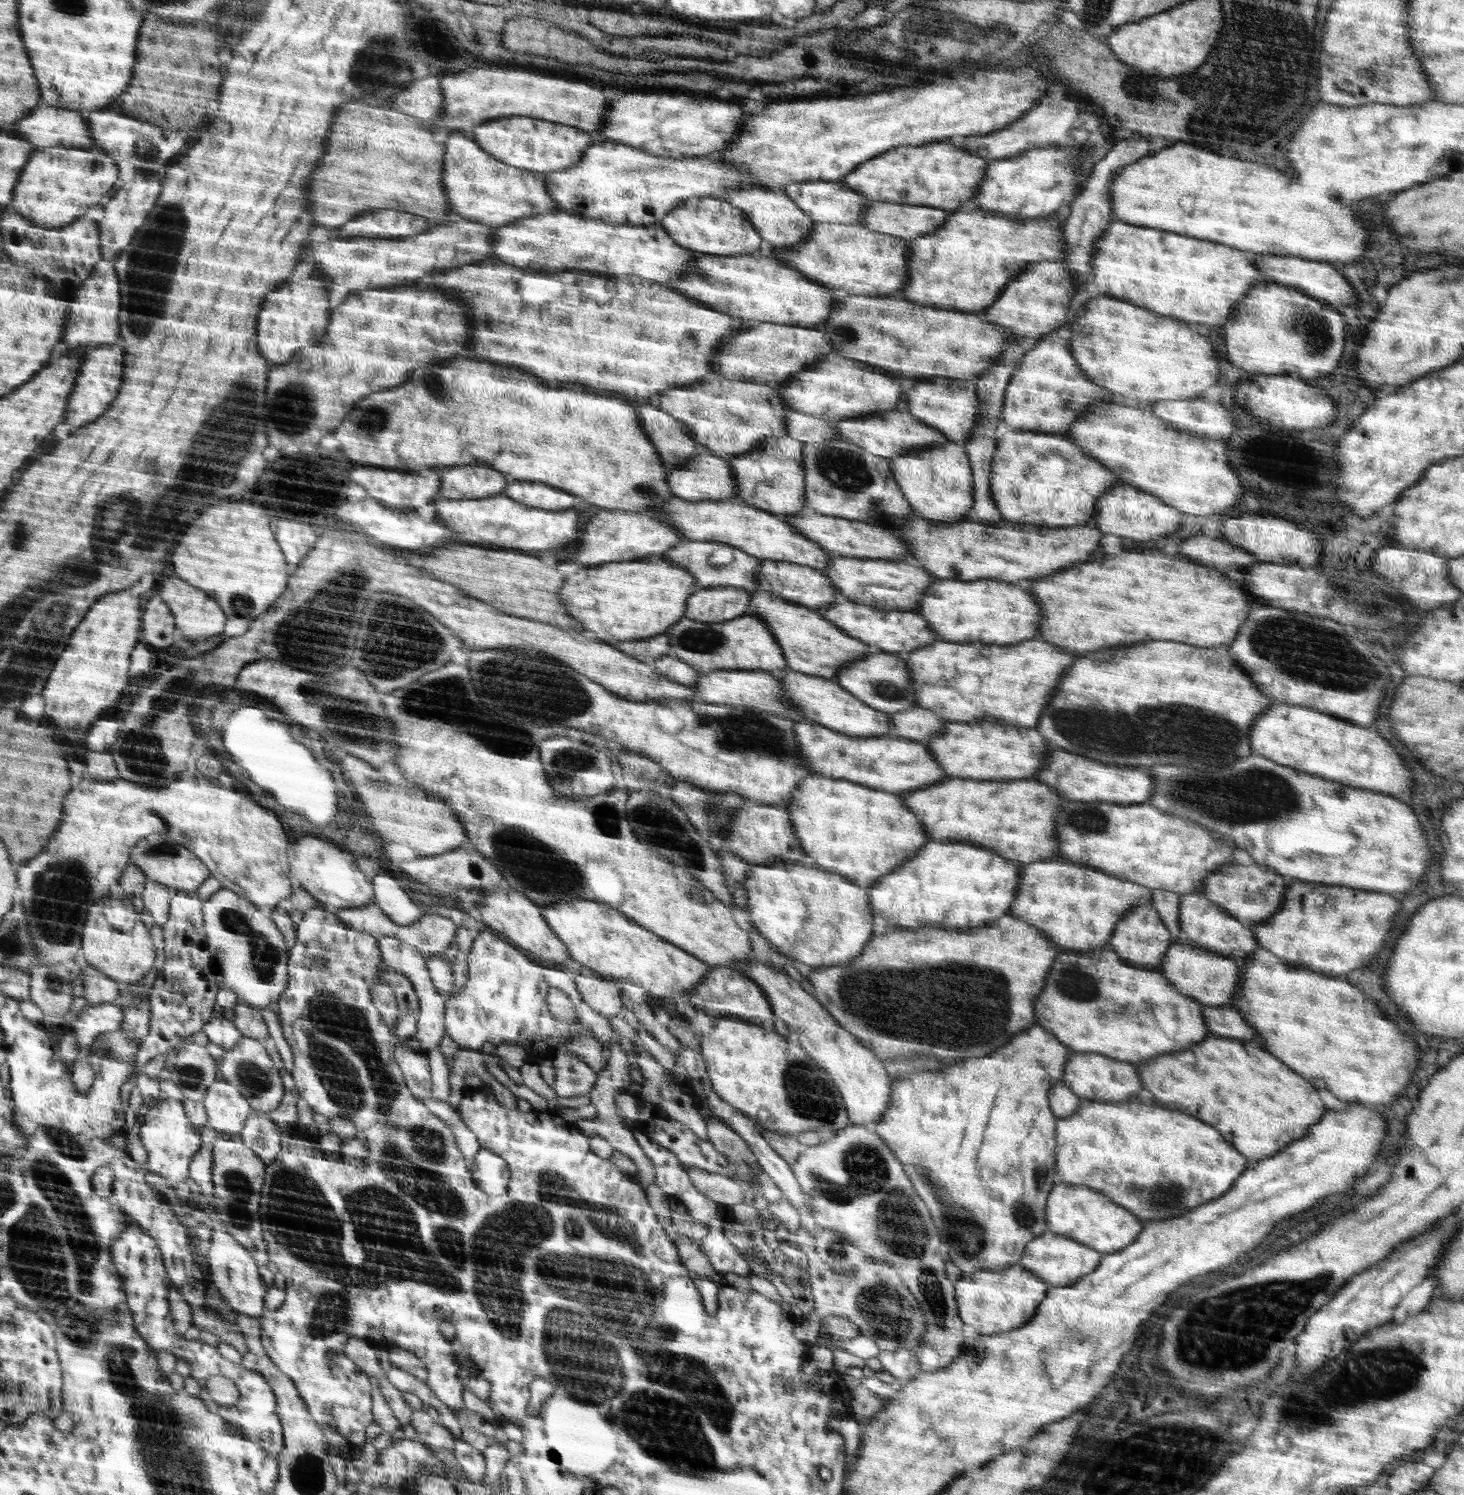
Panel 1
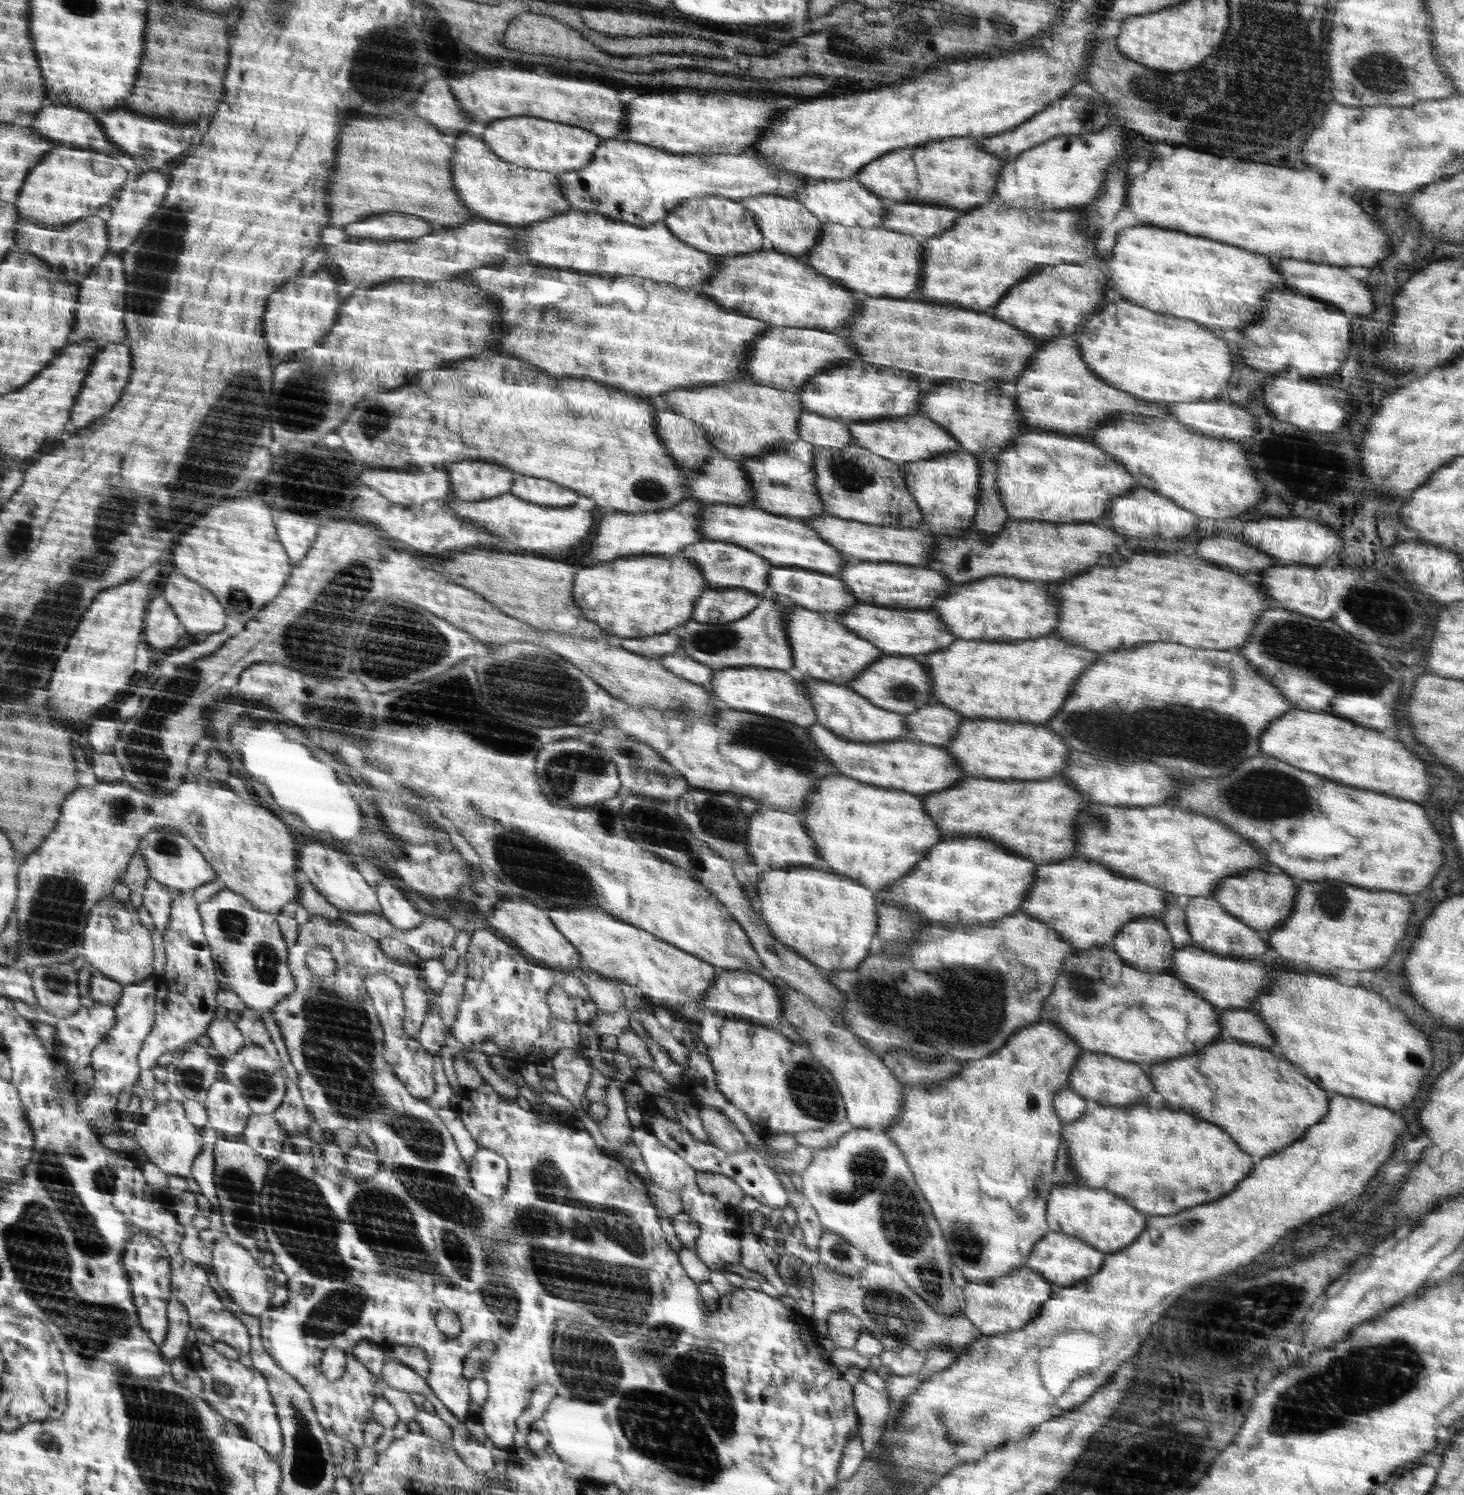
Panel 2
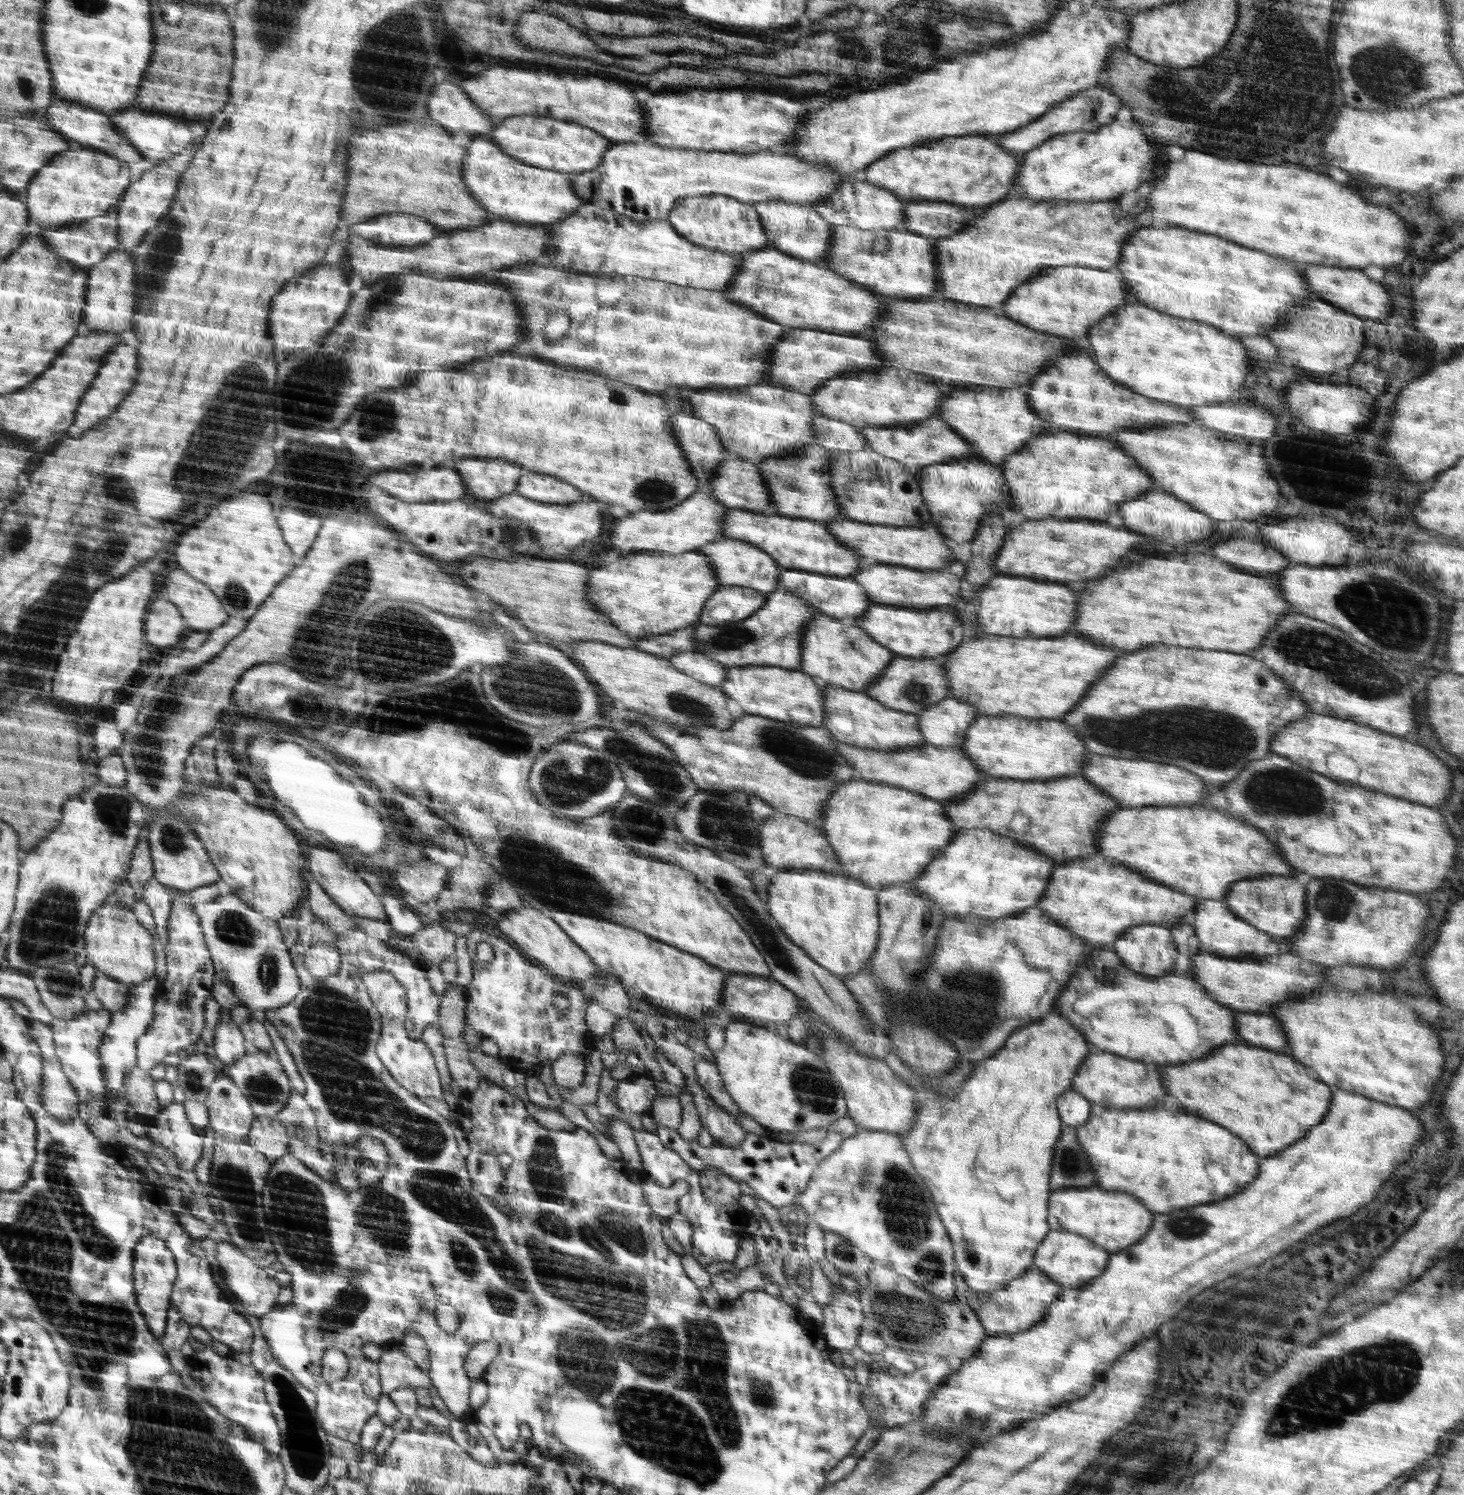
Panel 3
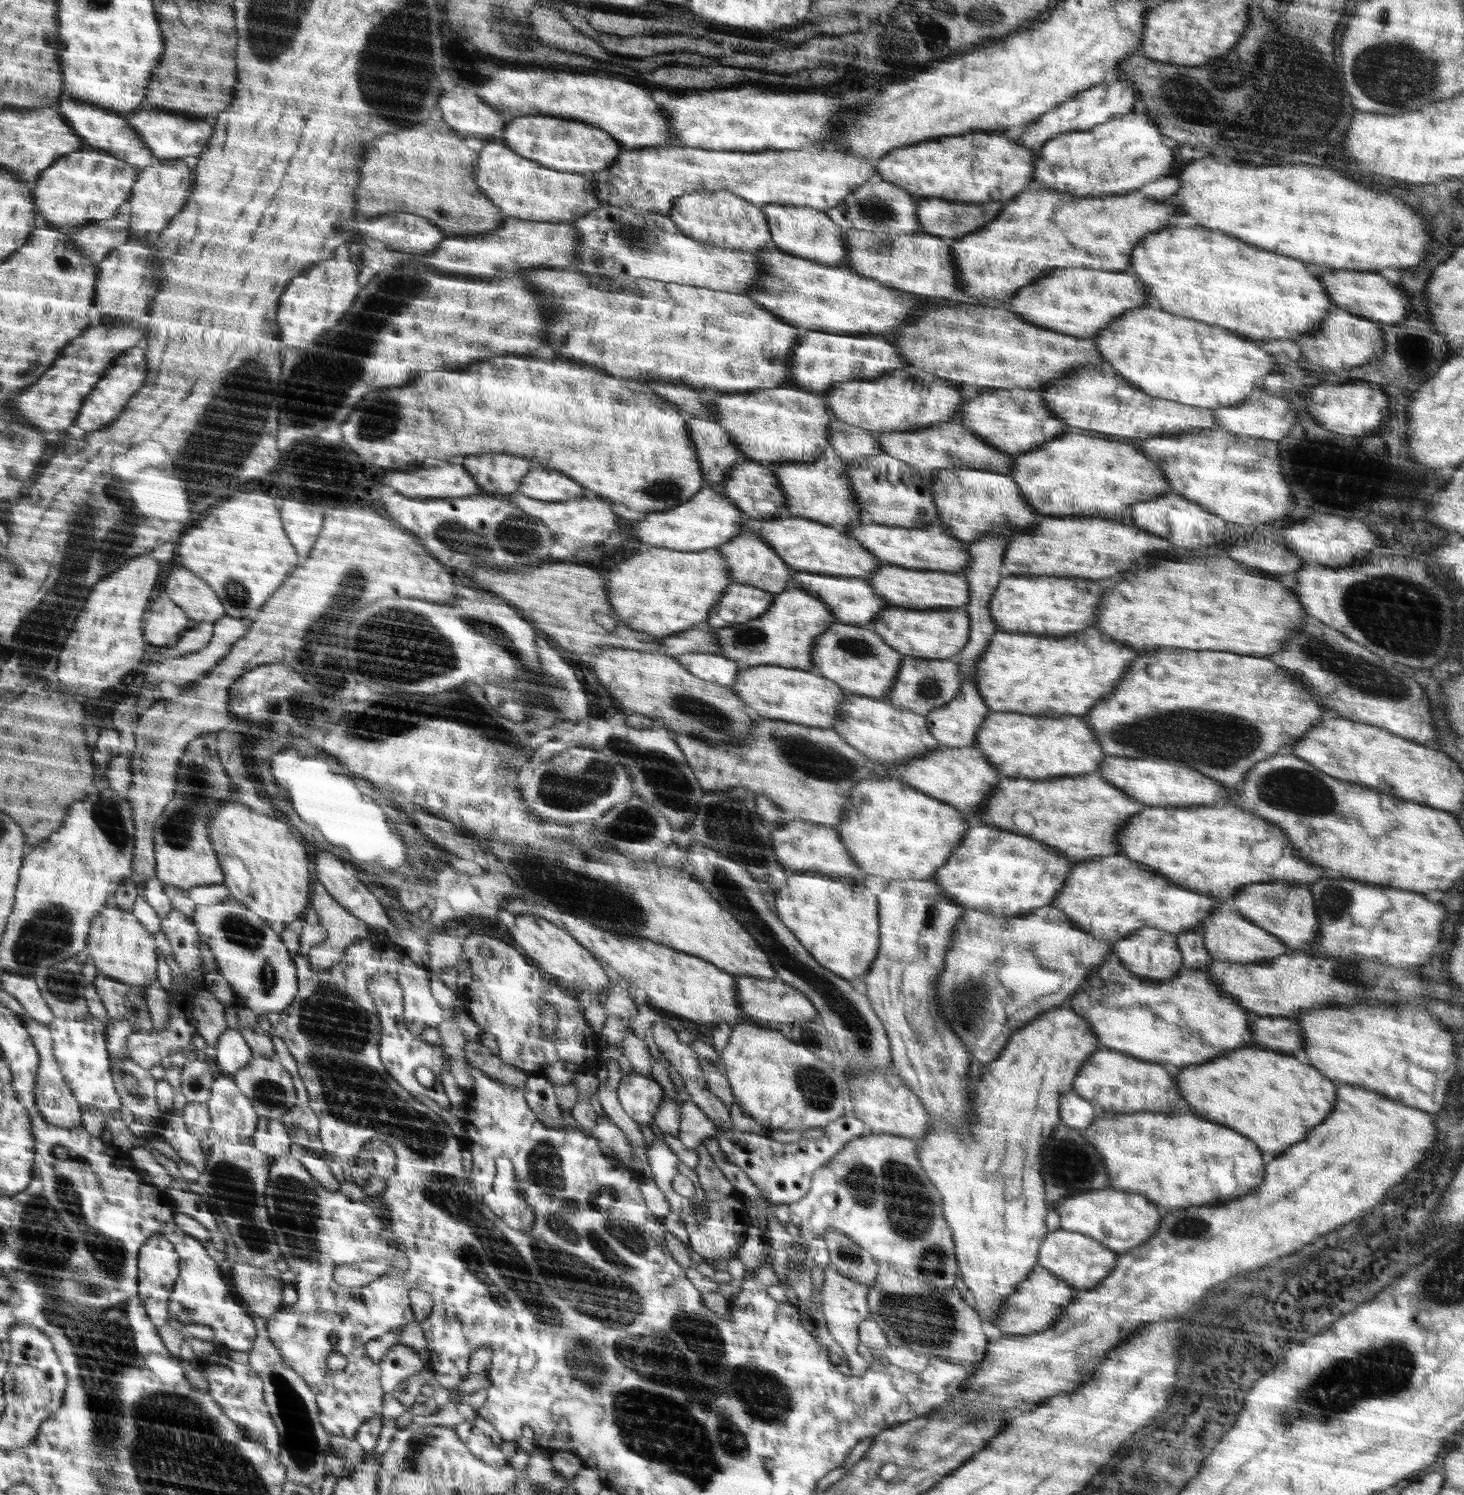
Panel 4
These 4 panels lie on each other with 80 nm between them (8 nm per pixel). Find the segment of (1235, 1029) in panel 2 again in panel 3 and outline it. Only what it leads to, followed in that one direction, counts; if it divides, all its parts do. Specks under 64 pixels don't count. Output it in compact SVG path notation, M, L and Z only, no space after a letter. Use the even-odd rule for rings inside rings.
M1236 1012L1235 1018L1240 1038L1250 1042L1252 1046L1270 1050L1288 1046L1286 1033L1272 1014Z

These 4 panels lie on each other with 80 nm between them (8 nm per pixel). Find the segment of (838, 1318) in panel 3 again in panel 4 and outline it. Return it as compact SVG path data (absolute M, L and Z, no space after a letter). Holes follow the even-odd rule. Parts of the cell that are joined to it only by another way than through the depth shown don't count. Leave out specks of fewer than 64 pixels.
M832 1264L824 1268L825 1280L822 1283L821 1290L821 1304L824 1311L824 1320L830 1334L834 1340L842 1347L842 1350L847 1355L848 1364L854 1376L864 1376L870 1363L862 1358L857 1351L859 1341L859 1324L870 1316L868 1303L866 1300L866 1293L869 1287L854 1282L850 1278L846 1278L838 1272L838 1269Z

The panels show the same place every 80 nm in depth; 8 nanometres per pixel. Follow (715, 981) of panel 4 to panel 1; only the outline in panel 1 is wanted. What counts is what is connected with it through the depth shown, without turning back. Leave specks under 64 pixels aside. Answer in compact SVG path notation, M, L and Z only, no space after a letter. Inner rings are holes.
M574 899L541 908L546 922L568 945L573 966L583 965L607 978L630 981L651 992L652 996L667 999L686 996L694 987L700 986L710 972L711 966L693 953L670 944L606 904Z

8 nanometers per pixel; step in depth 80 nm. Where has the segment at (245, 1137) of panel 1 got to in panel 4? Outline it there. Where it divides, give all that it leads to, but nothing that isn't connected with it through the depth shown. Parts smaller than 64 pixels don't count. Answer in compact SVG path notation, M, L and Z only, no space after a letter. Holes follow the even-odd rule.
M266 1117L258 1119L257 1130L253 1134L253 1145L272 1160L282 1154L290 1154L292 1143L292 1137L282 1120Z

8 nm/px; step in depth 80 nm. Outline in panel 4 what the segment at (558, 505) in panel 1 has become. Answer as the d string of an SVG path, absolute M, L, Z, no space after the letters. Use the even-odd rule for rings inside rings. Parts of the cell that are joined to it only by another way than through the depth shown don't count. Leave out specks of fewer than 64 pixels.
M530 468L518 487L524 496L546 502L564 503L582 498L584 488L568 476L549 468Z

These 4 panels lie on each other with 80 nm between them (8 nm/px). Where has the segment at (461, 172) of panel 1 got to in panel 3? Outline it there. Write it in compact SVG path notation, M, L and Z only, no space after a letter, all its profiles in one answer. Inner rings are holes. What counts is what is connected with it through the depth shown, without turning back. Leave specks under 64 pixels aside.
M473 137L467 147L469 154L464 158L464 181L469 192L485 205L496 220L548 225L568 219L584 205L584 200L574 189L571 173L539 168L516 160L487 137Z

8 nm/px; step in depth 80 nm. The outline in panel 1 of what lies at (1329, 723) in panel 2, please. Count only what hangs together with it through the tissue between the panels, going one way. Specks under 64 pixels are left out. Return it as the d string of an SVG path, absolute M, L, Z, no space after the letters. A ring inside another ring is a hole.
M1276 703L1253 720L1249 739L1254 755L1265 756L1300 773L1336 780L1354 788L1398 796L1409 795L1416 784L1401 755L1378 731L1370 726L1344 722L1316 709Z

